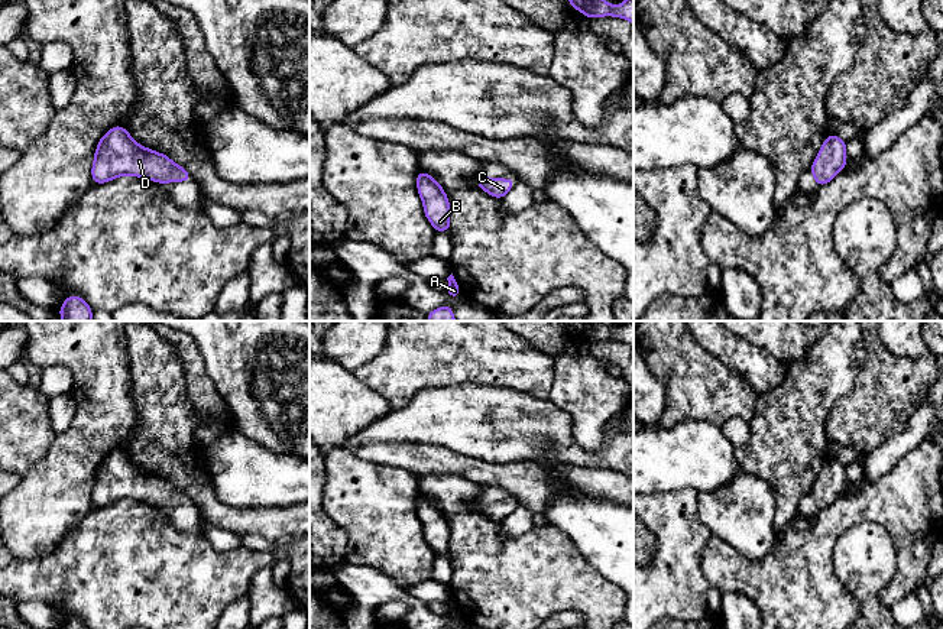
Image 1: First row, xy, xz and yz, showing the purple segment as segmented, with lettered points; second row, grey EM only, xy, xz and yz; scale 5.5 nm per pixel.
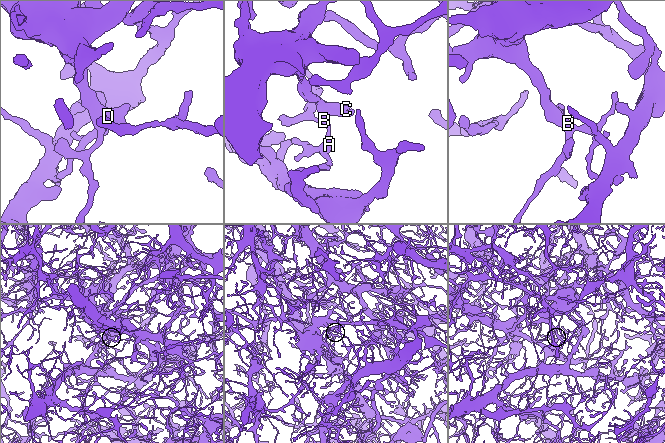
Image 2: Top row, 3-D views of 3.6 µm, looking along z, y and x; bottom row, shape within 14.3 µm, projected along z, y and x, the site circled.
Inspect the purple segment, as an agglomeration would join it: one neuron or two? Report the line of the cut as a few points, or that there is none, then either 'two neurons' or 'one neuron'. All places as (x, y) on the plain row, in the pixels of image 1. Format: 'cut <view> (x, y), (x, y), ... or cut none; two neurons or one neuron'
cut none; one neuron

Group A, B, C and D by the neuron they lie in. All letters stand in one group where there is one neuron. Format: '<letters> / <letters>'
A B C D

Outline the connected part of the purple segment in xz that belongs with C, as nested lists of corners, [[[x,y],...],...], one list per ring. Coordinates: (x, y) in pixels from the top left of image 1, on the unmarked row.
[[[482,496],[476,499],[476,508],[487,518],[495,522],[503,522],[509,513],[516,508],[516,505],[505,502],[505,503],[490,503],[485,500]]]

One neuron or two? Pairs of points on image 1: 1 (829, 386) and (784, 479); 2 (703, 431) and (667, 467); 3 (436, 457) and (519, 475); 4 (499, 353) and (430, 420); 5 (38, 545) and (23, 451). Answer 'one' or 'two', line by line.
1: one
2: one
3: one
4: two
5: two

